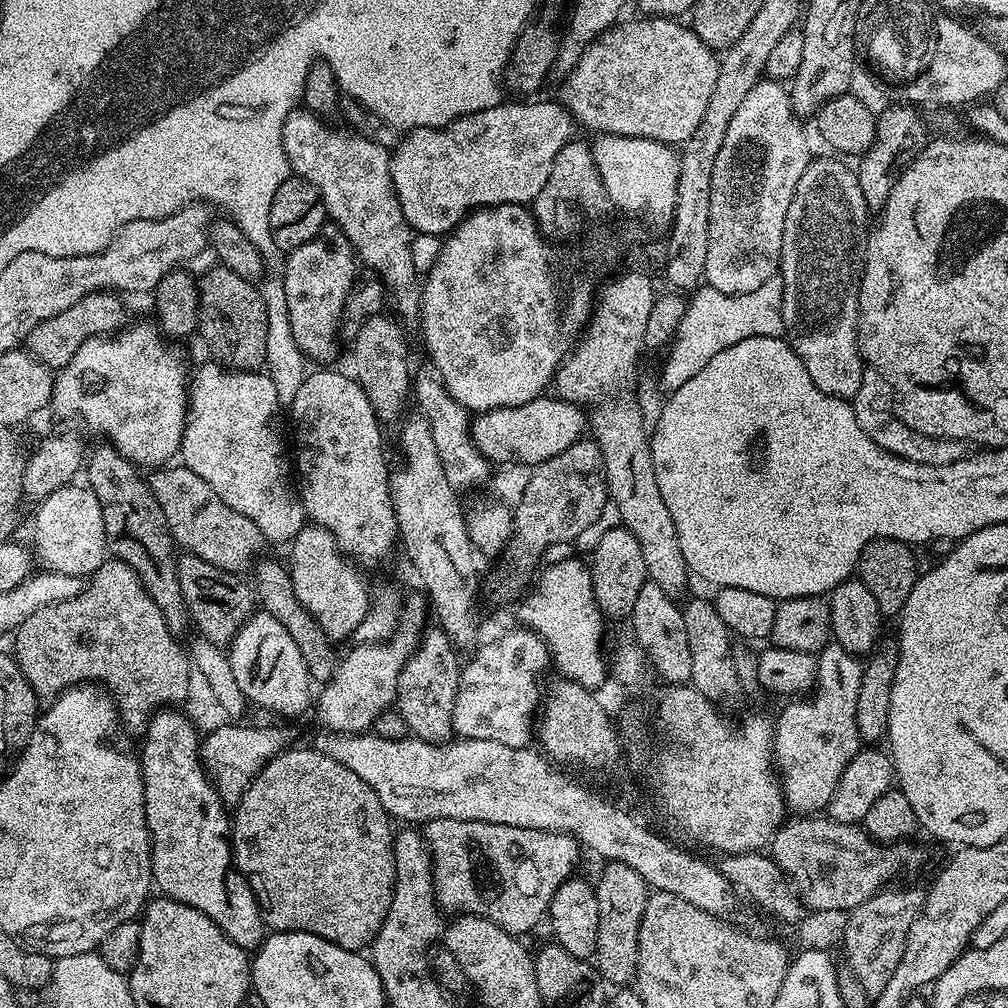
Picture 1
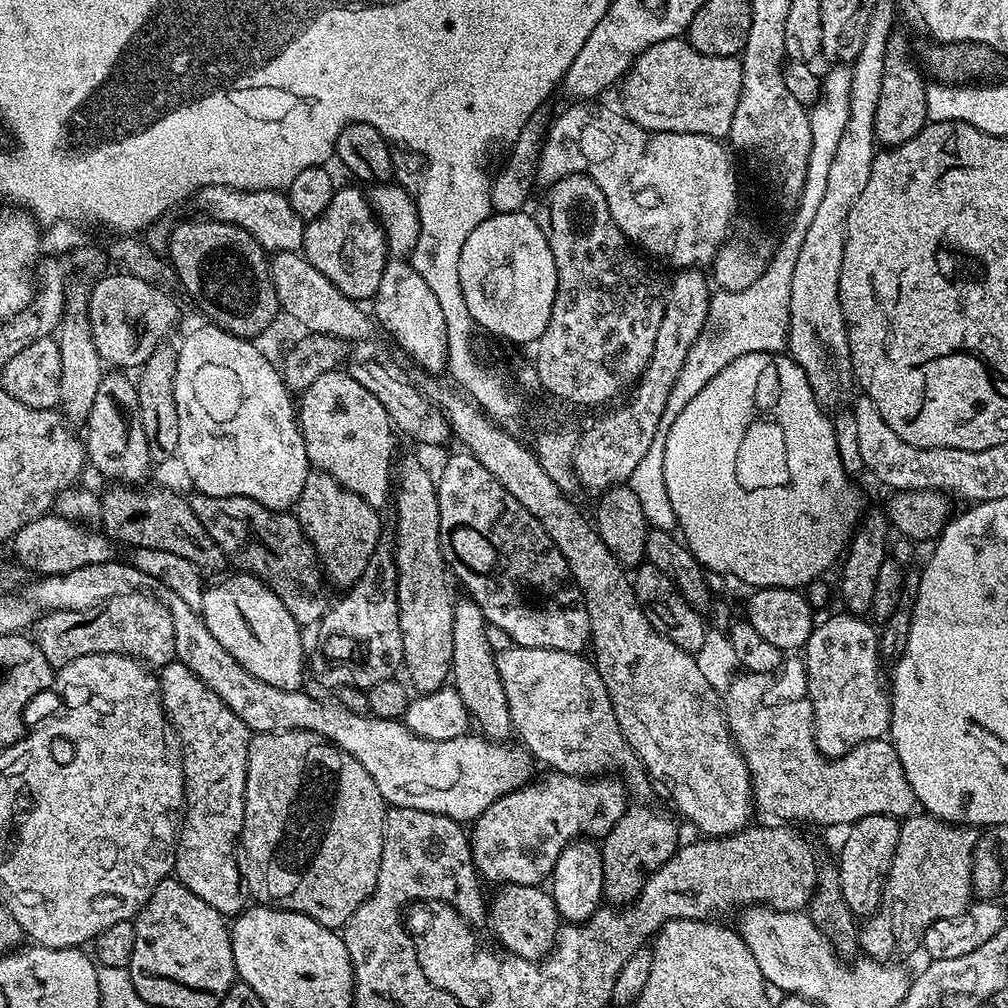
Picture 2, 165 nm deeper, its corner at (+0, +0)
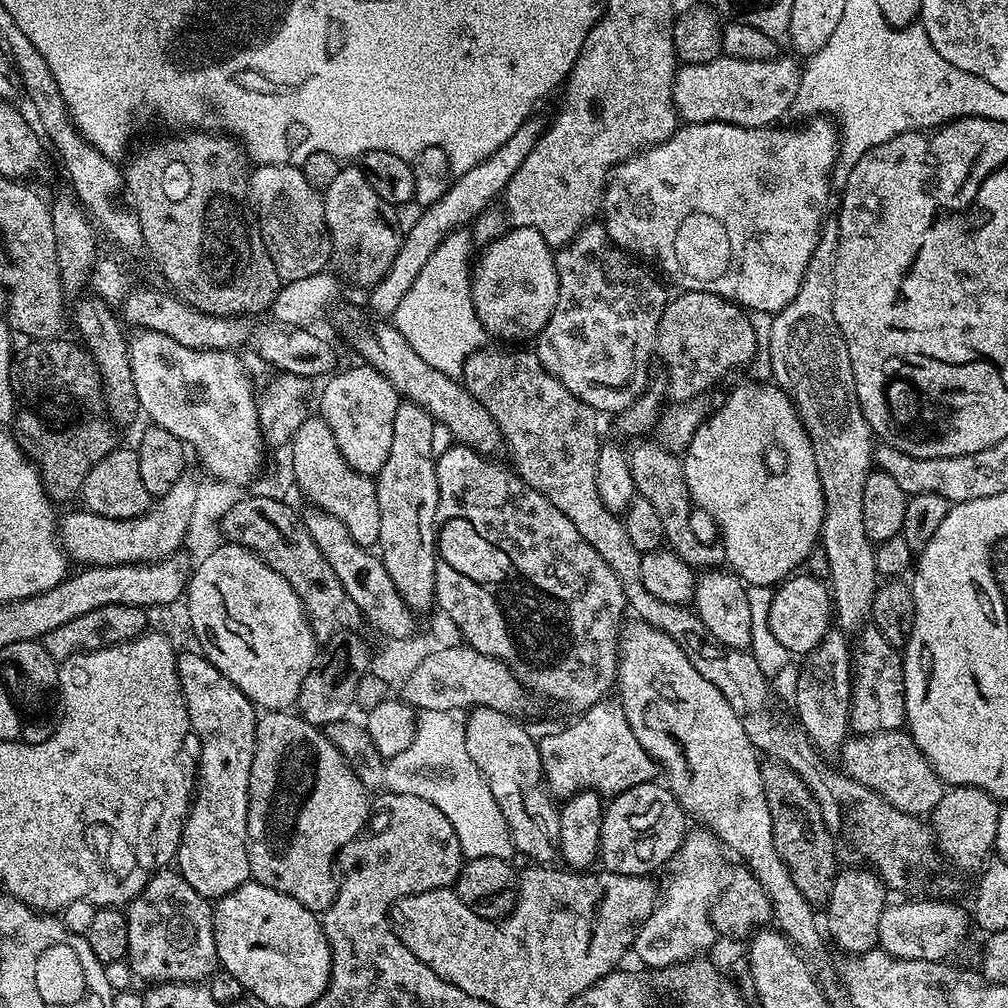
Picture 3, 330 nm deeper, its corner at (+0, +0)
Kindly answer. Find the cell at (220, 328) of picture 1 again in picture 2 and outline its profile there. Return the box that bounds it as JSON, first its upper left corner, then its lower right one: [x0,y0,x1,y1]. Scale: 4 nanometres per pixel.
[167,218,281,338]

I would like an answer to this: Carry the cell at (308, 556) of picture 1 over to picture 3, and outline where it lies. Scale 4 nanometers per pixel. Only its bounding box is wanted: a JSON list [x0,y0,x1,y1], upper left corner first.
[290,418,380,549]

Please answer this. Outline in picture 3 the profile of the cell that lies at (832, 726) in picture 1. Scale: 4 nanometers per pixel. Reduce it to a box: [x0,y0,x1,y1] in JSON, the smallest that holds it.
[848,626,906,736]

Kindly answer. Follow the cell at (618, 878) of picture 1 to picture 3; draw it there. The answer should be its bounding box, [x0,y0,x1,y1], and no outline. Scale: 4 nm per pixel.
[599,783,686,874]

